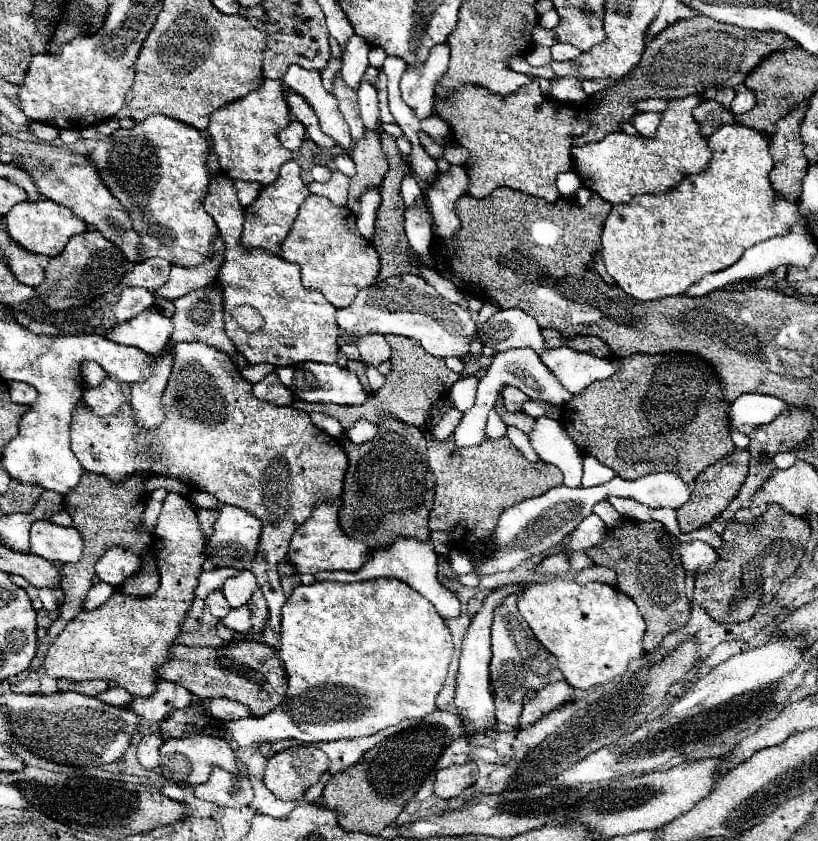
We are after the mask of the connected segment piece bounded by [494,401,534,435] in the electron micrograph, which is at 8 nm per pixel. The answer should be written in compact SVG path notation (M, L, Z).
M502 401L496 403L494 409L496 409L496 413L500 413L500 417L502 417L502 421L504 421L506 425L518 427L518 429L524 431L526 435L530 435L530 431L534 429L534 417L530 417L530 415L526 415L526 413L520 411L520 415L508 415L508 413L504 411L504 403L502 403Z

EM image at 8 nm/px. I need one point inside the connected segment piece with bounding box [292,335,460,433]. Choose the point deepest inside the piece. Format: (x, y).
(413, 385)

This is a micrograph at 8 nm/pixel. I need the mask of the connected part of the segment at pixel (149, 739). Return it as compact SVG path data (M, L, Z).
M158 733L146 735L146 737L138 743L138 761L140 761L140 765L142 765L144 769L152 771L152 769L158 767L158 759L160 759L158 749L160 749L162 743L164 743L164 741L160 739Z

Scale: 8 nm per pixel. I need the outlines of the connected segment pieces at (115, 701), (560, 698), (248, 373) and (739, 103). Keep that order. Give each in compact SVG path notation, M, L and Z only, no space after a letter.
M110 687L108 691L104 691L104 693L100 693L100 695L96 695L96 699L100 699L100 701L104 701L104 703L110 703L110 705L116 705L116 707L120 707L120 705L128 705L128 703L132 703L132 699L134 697L130 697L122 687Z
M558 681L558 683L544 687L542 691L536 693L536 697L532 697L524 703L518 727L524 729L528 725L534 725L544 715L560 709L562 705L566 705L572 699L572 693L574 693L574 689L566 681Z
M258 363L258 365L248 365L248 367L242 367L240 369L240 373L242 373L242 377L248 381L248 383L258 383L258 381L262 381L268 373L272 373L276 367L272 367L270 363Z
M740 89L730 105L730 111L734 115L740 115L740 113L748 113L756 103L756 95L752 95L752 91L746 91L746 89Z

